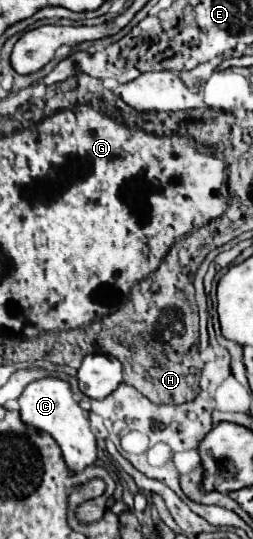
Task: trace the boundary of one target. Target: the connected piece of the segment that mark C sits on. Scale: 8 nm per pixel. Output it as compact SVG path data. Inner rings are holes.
M53 376L33 380L31 384L27 384L23 394L19 396L19 406L21 406L21 420L25 424L31 424L41 432L53 434L53 438L57 440L57 444L65 454L65 462L71 472L79 472L97 460L95 436L89 428L87 412L81 410L81 406L73 400L69 382Z

